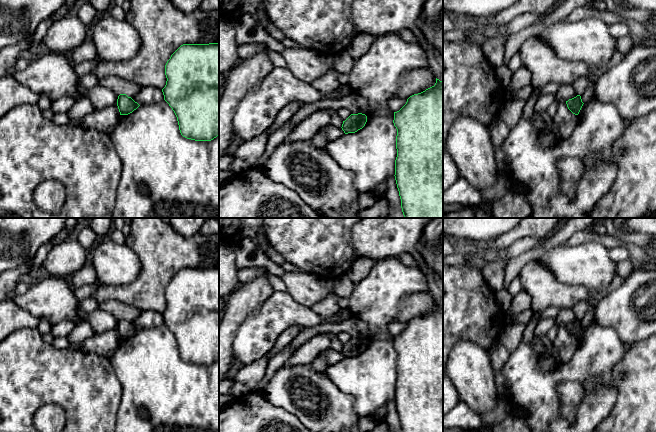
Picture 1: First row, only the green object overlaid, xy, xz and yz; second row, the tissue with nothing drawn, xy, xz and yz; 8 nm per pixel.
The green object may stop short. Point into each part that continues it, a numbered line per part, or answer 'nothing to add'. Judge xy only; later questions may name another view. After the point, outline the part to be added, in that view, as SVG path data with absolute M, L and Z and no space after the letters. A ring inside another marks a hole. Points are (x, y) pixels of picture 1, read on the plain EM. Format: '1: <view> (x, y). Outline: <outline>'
nothing to add

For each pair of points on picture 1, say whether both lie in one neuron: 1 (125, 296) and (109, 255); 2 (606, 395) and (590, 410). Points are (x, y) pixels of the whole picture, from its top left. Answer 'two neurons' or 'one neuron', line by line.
1: two neurons
2: one neuron

